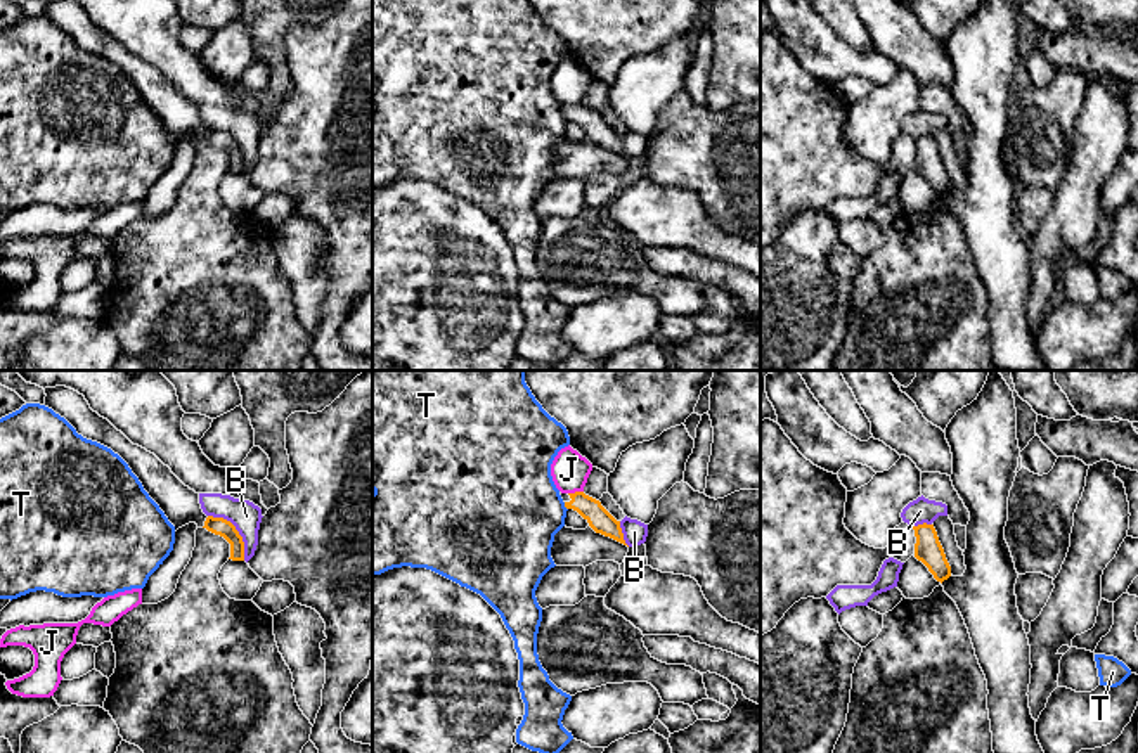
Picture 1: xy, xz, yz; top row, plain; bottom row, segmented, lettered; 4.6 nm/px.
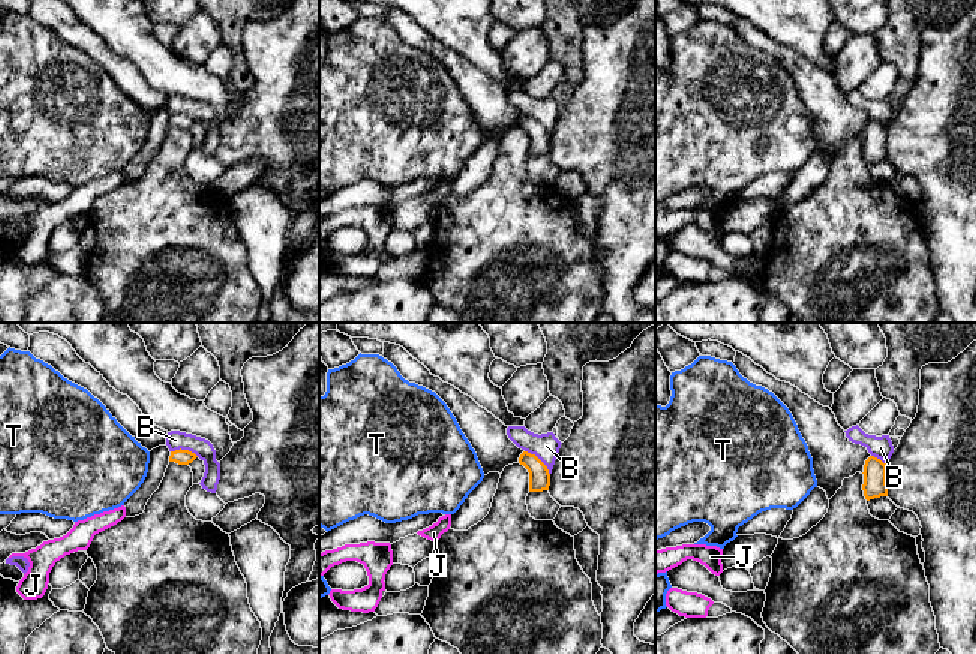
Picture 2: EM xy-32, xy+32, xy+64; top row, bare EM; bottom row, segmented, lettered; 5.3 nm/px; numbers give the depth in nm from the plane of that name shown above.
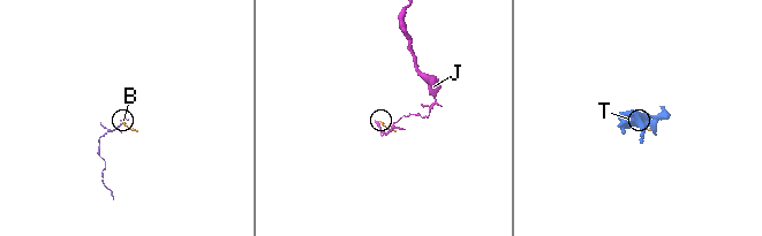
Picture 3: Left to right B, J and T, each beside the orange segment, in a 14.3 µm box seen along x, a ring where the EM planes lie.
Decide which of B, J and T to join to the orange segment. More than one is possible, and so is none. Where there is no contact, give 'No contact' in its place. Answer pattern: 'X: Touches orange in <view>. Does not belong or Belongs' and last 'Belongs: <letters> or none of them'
B: Touches orange in xy. Does not belong
J: Touches orange in xz. Does not belong
T: Touches orange in xz. Does not belong
Belongs: none of them

